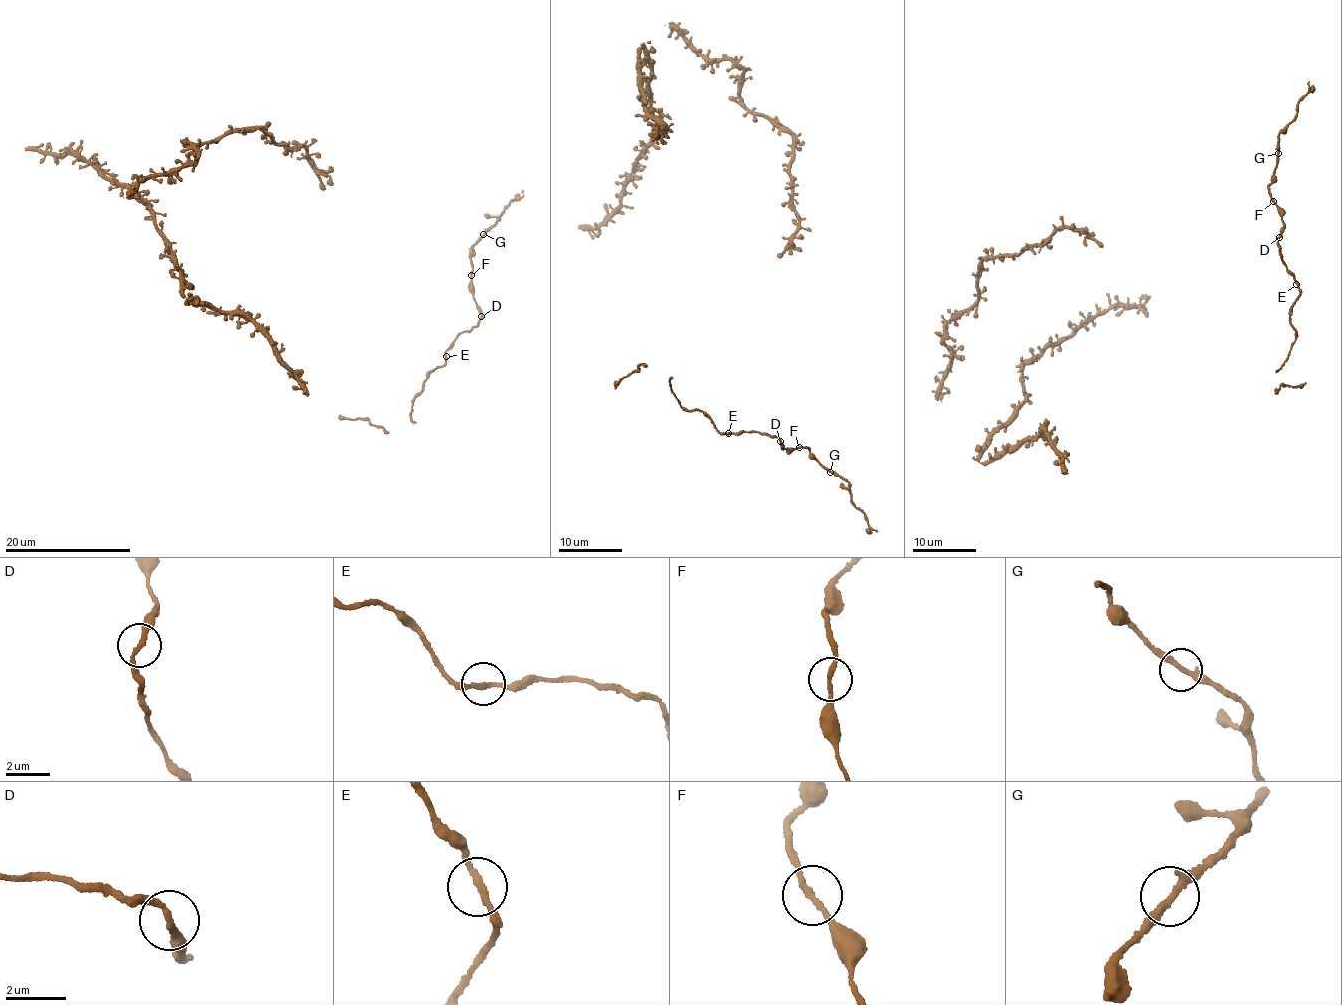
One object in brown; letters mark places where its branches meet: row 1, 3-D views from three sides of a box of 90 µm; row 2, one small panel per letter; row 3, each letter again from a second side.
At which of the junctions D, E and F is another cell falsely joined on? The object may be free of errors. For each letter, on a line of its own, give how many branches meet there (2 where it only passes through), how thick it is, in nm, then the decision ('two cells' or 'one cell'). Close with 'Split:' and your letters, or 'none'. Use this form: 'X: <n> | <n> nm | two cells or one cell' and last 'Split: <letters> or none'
D: 2 | 200 nm | one cell
E: 2 | 180 nm | one cell
F: 2 | 180 nm | one cell
Split: none

